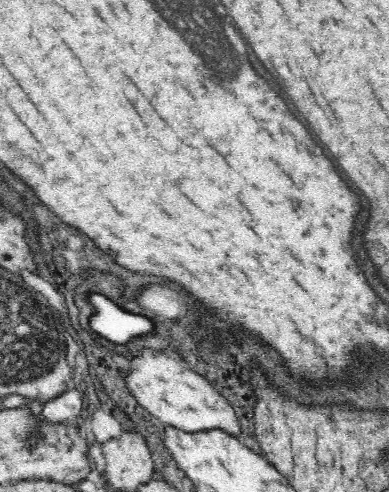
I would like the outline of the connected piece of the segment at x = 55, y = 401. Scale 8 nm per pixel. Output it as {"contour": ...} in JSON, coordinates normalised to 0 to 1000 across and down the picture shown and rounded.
{"contour":[[[183,783],[159,801],[121,813],[111,821],[111,833],[100,846],[108,856],[180,860],[190,858],[206,846],[208,829],[211,807]]]}

